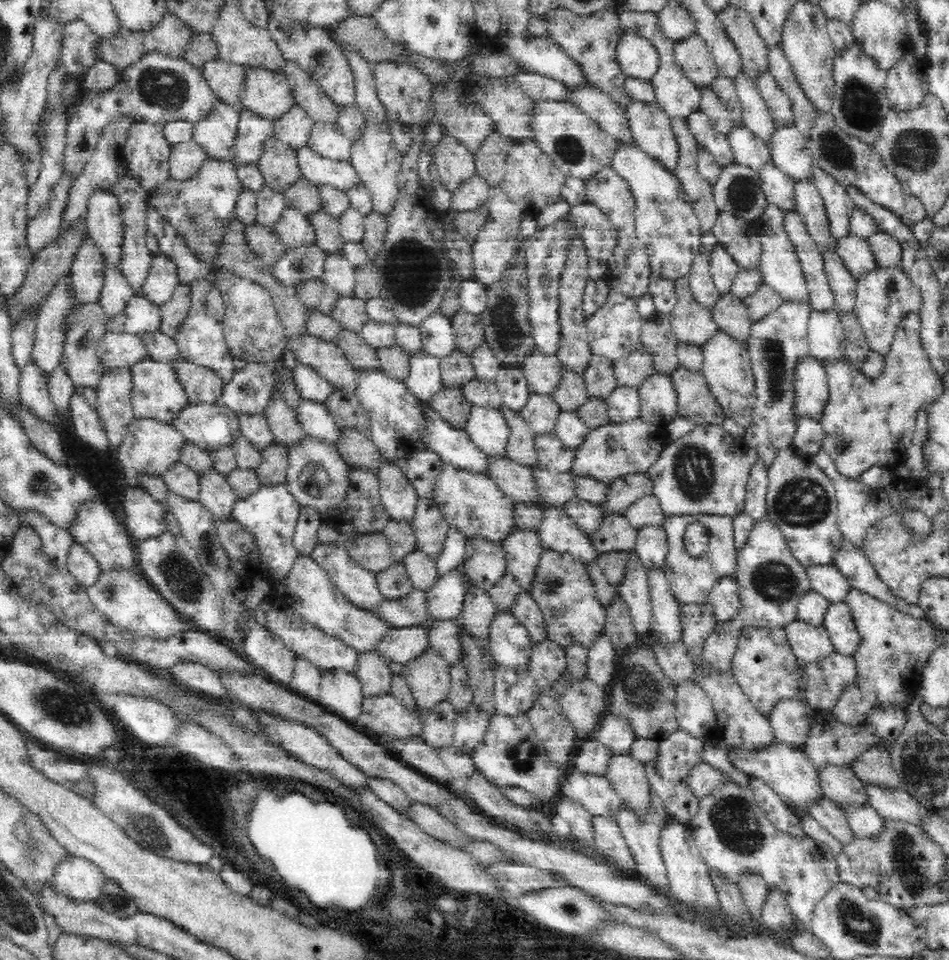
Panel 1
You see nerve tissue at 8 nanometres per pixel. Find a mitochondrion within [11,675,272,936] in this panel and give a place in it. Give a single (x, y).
(66, 708)

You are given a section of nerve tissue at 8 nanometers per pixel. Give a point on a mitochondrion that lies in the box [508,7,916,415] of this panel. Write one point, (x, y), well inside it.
(859, 101)

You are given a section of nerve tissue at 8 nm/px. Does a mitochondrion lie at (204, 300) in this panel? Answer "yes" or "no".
yes

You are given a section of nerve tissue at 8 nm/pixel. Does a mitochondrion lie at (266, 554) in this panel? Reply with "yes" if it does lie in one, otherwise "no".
no

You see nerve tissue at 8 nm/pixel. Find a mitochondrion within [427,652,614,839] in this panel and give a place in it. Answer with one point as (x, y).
(521, 755)

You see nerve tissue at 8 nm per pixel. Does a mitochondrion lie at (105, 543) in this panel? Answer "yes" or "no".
no

